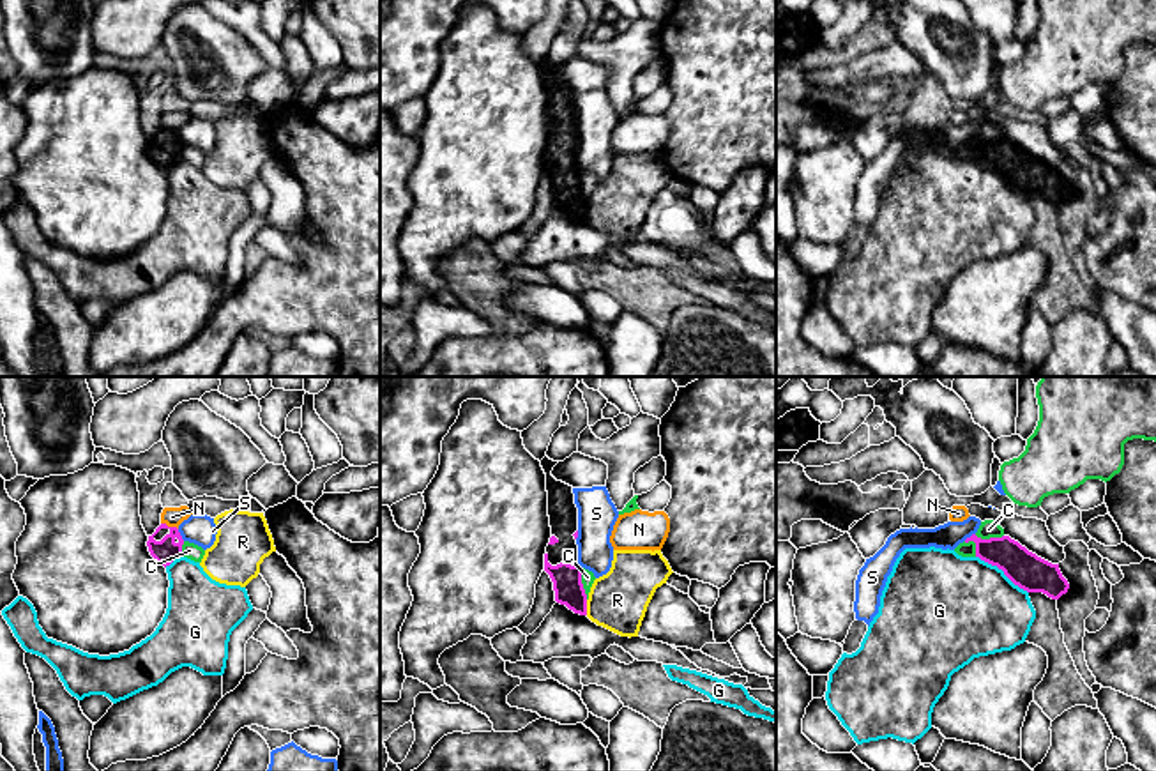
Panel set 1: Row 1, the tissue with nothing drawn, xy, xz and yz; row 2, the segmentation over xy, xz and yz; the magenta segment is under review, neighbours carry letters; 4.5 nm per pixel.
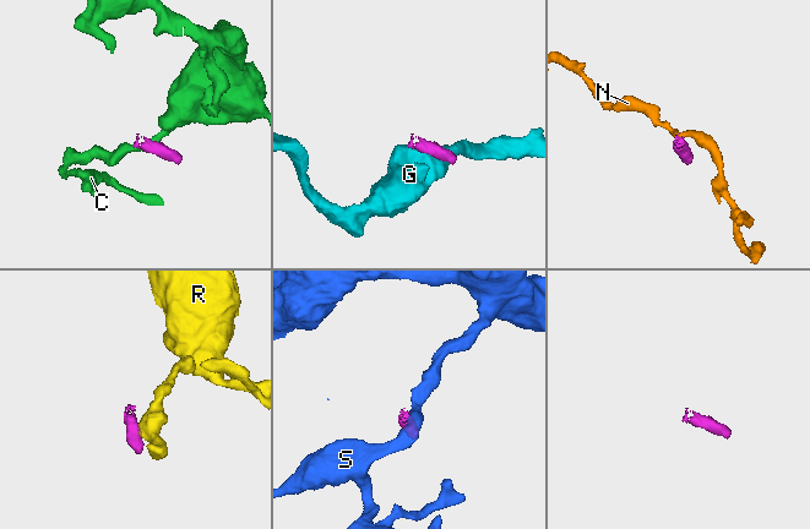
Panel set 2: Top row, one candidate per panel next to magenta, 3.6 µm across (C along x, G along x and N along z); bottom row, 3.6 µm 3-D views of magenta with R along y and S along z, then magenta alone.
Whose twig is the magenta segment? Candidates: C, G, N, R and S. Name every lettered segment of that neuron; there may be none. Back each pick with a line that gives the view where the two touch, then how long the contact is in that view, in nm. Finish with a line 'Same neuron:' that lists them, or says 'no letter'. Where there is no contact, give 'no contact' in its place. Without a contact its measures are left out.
Same neuron: no letter

